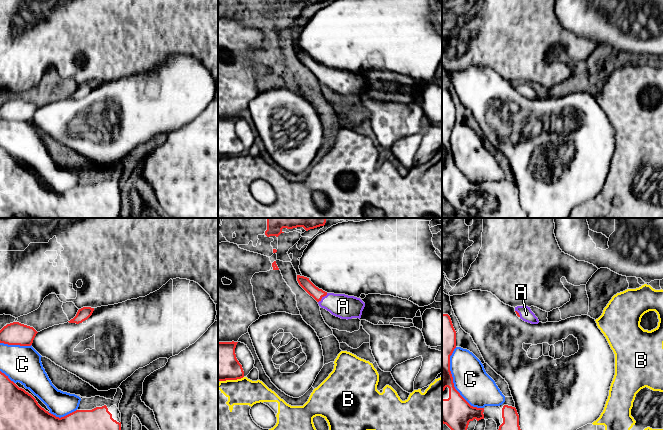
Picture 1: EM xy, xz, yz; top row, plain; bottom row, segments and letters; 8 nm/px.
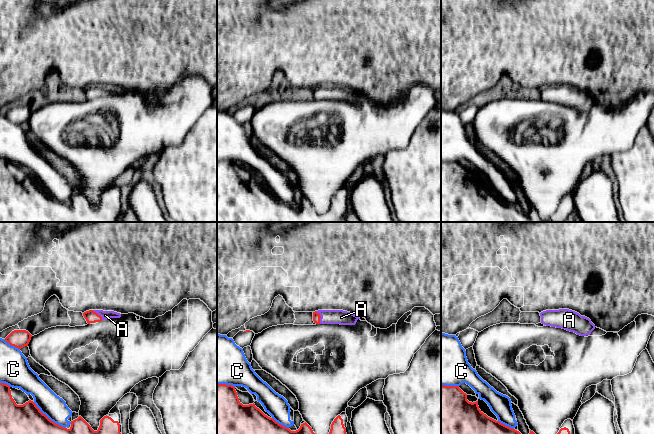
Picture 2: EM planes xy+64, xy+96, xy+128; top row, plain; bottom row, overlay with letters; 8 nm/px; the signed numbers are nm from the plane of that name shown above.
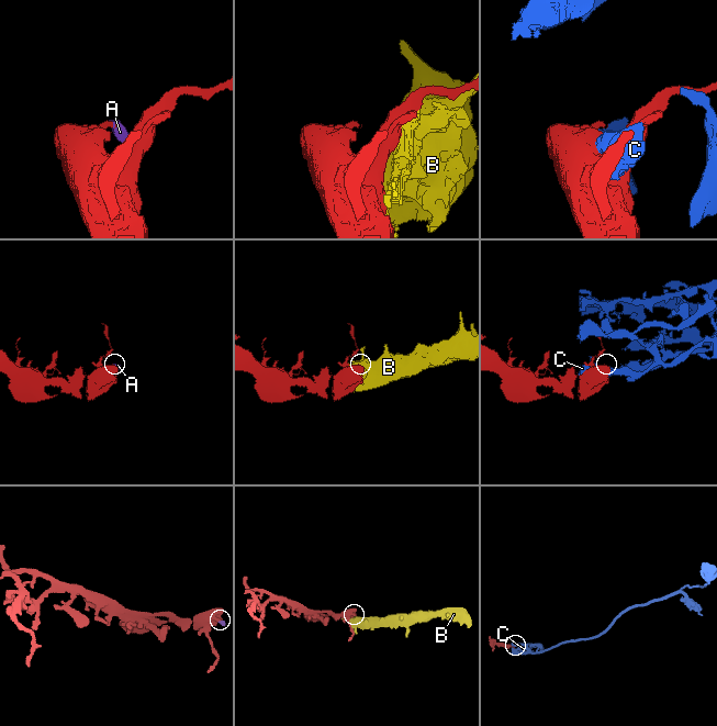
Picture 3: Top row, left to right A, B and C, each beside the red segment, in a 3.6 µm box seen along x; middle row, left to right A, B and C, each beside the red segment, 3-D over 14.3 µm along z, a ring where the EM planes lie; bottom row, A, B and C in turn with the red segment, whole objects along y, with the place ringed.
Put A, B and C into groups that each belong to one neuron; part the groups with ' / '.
A / B / C

